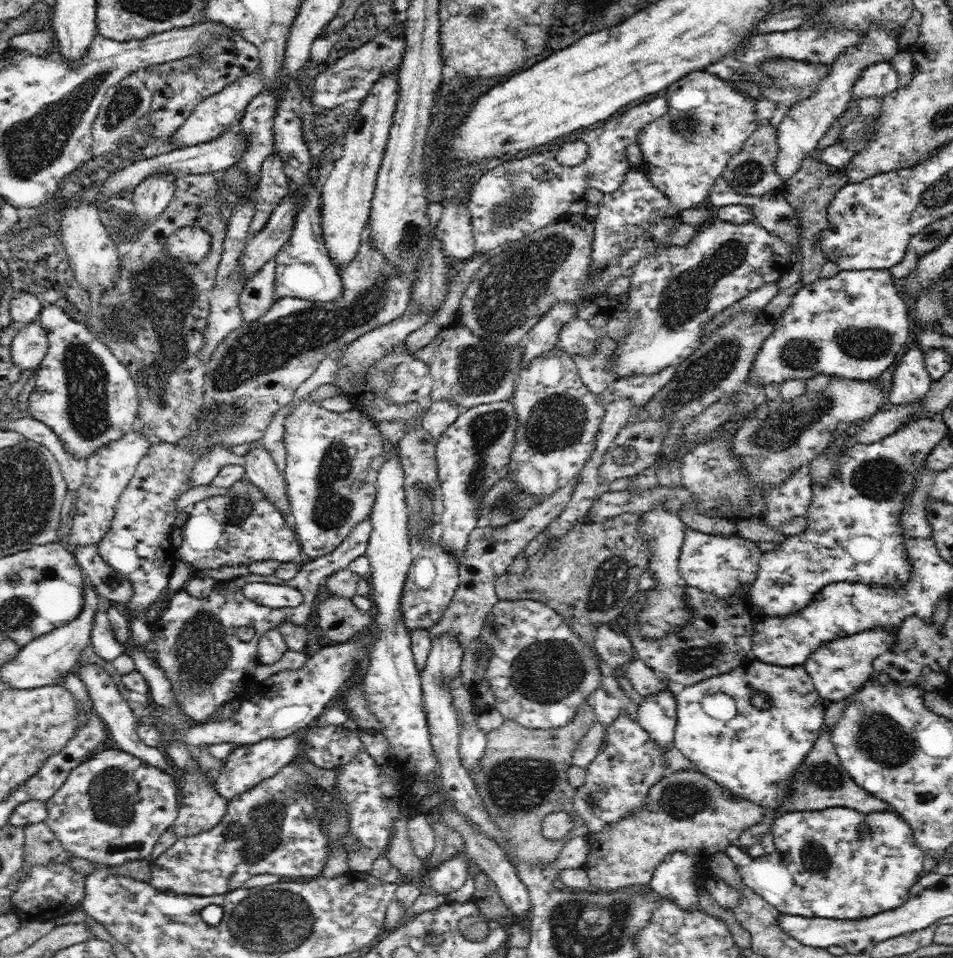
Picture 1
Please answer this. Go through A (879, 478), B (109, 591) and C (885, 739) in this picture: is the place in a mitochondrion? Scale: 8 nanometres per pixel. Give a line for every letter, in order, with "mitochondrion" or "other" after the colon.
A: mitochondrion
B: other
C: mitochondrion

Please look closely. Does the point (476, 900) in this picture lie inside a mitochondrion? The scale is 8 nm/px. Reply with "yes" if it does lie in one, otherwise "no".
no

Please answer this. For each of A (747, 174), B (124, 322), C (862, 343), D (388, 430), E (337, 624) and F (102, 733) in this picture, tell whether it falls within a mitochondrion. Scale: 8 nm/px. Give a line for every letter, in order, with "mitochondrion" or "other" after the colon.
A: mitochondrion
B: mitochondrion
C: mitochondrion
D: other
E: other
F: other

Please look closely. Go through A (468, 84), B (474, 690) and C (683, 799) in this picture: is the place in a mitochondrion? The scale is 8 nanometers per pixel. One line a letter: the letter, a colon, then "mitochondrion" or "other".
A: other
B: other
C: mitochondrion

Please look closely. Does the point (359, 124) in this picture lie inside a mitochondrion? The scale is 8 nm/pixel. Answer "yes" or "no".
no

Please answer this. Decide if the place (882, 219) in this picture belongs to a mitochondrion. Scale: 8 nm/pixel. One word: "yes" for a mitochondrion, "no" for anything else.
no

